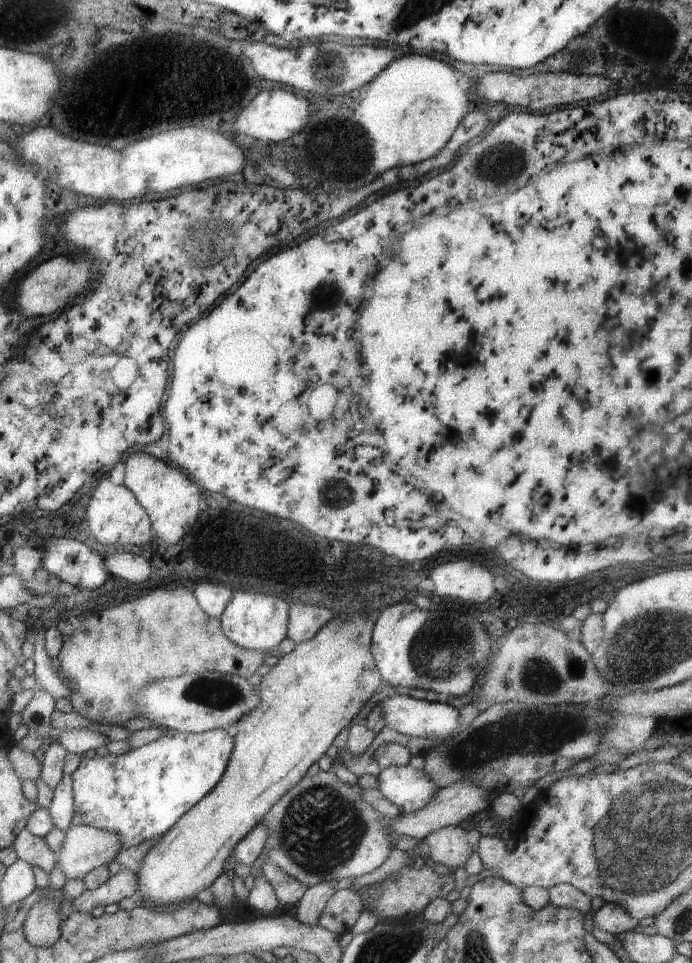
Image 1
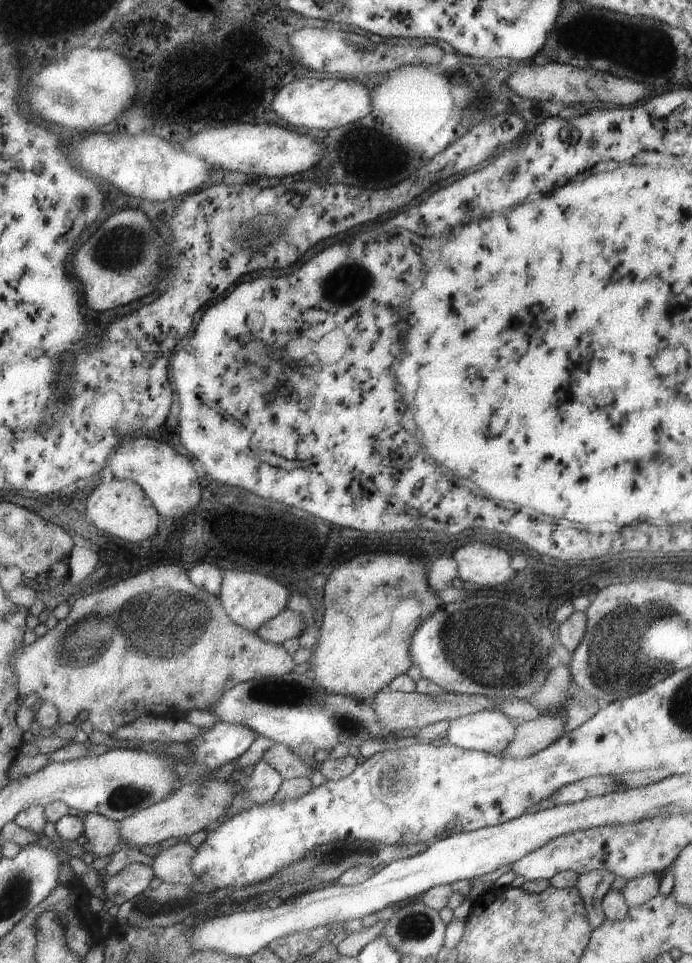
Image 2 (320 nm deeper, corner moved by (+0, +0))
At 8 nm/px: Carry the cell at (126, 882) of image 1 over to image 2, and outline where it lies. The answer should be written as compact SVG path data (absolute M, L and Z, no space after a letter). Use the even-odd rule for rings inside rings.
M129 863L115 875L105 879L104 893L109 902L119 906L147 889L149 881L153 877L154 874L150 866L141 863Z

